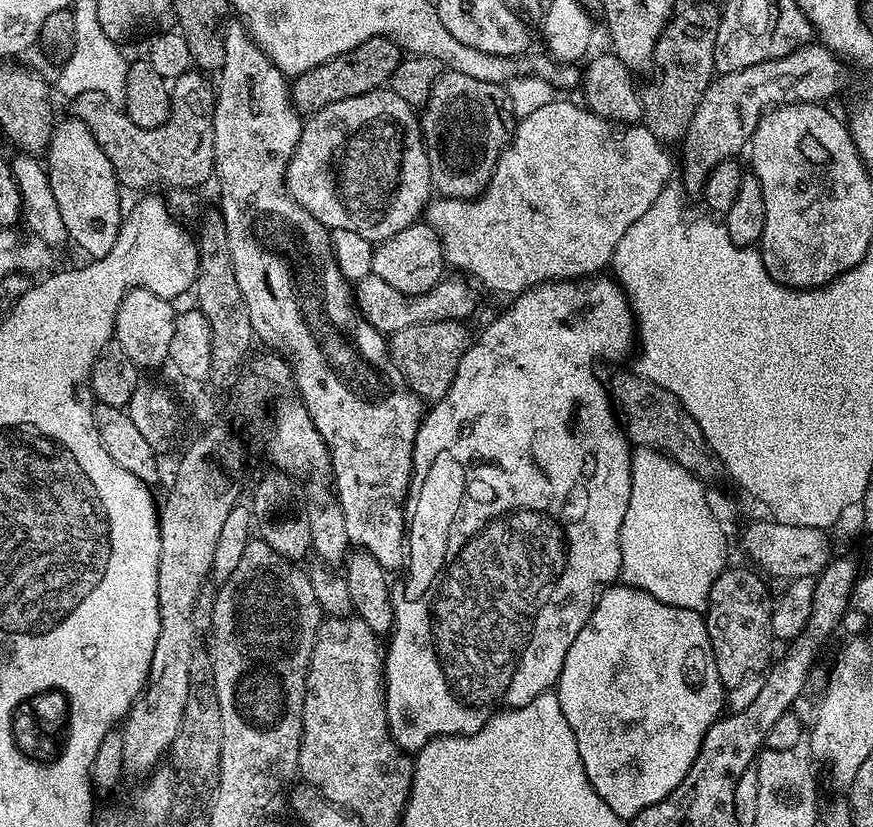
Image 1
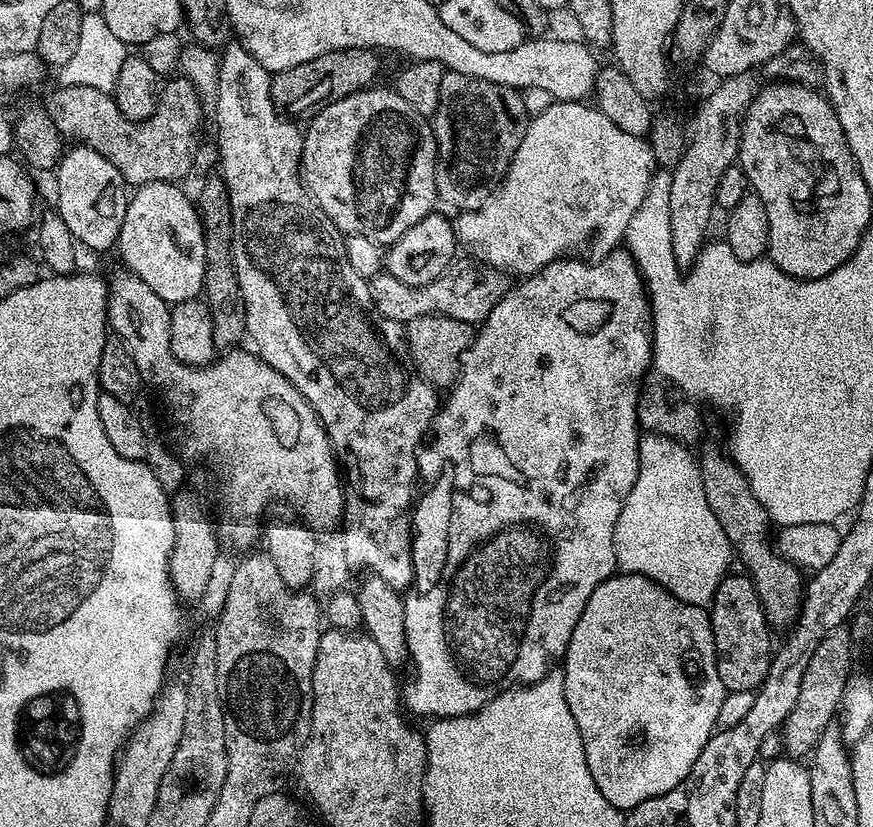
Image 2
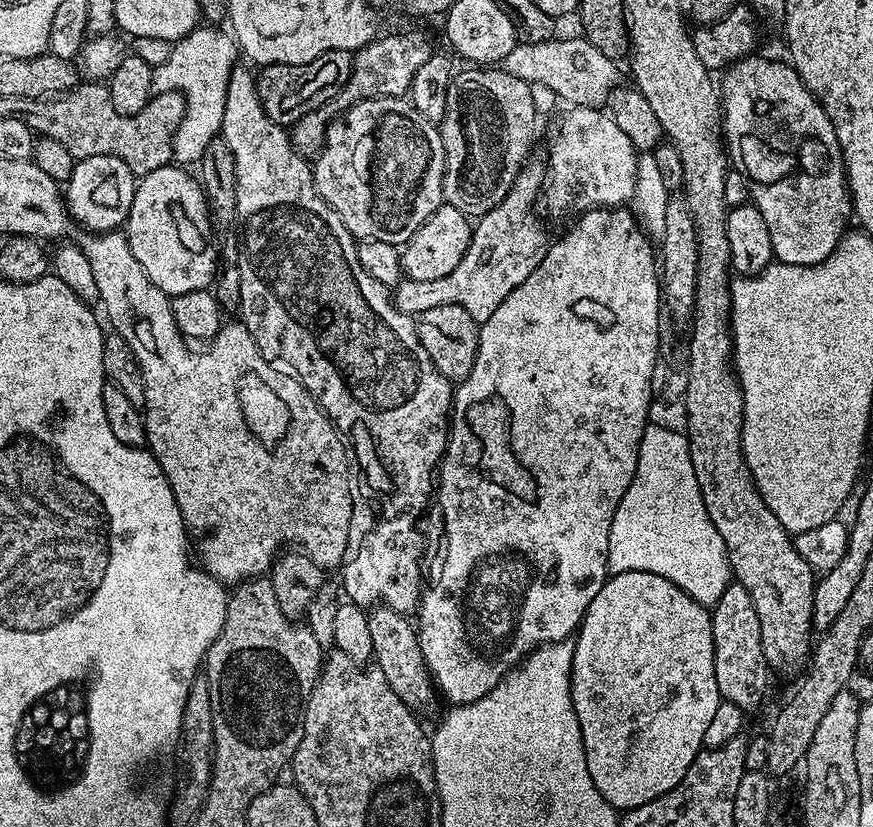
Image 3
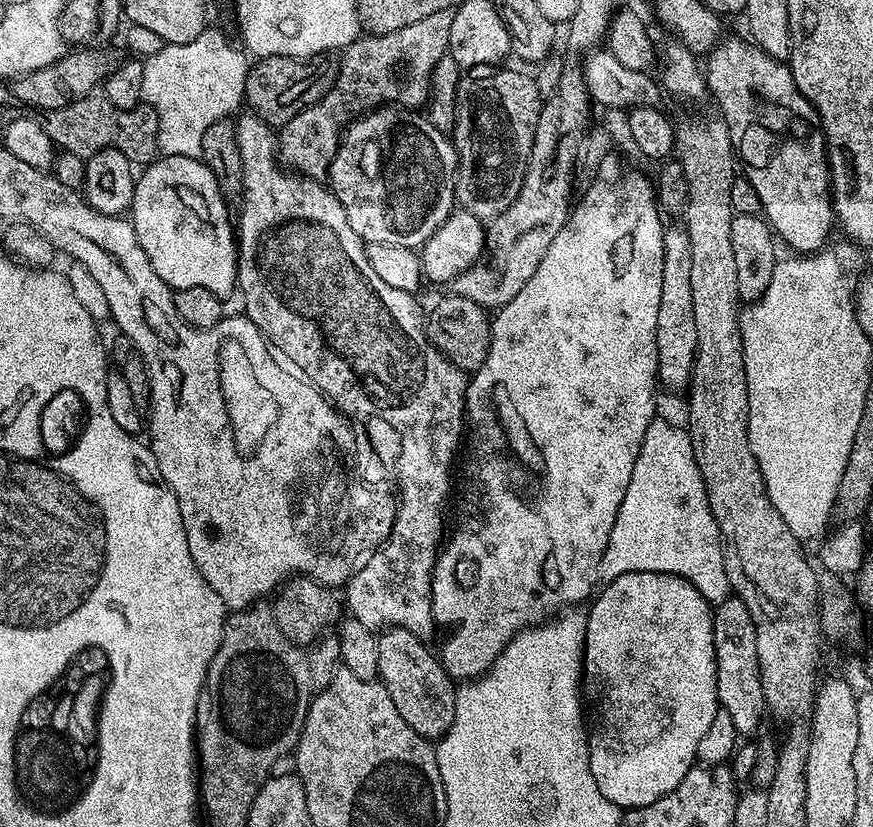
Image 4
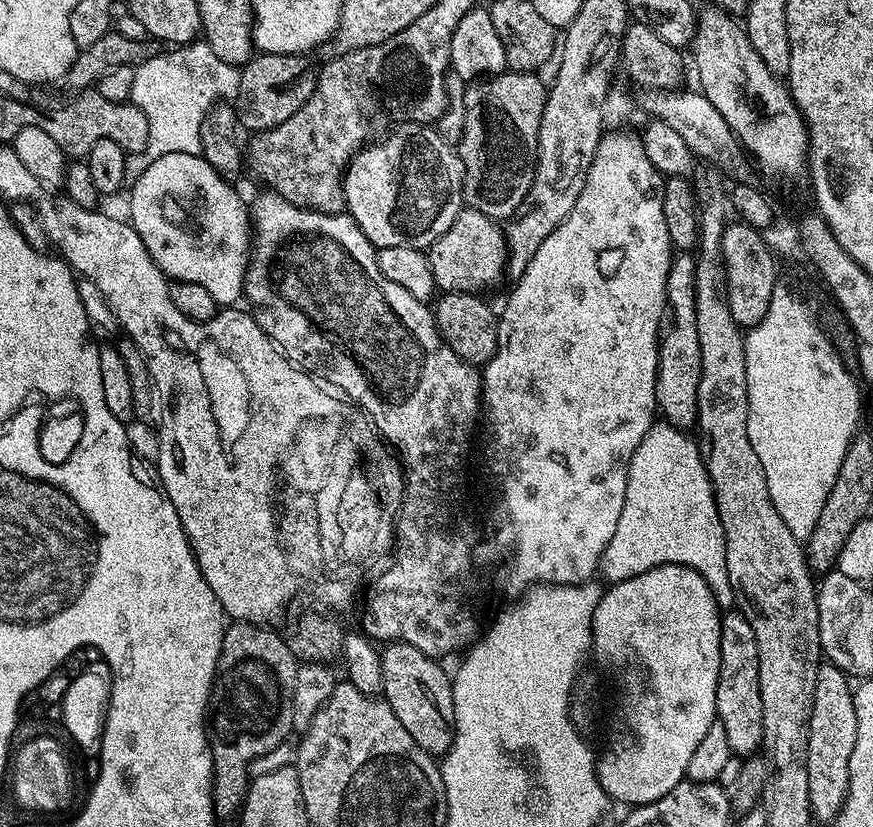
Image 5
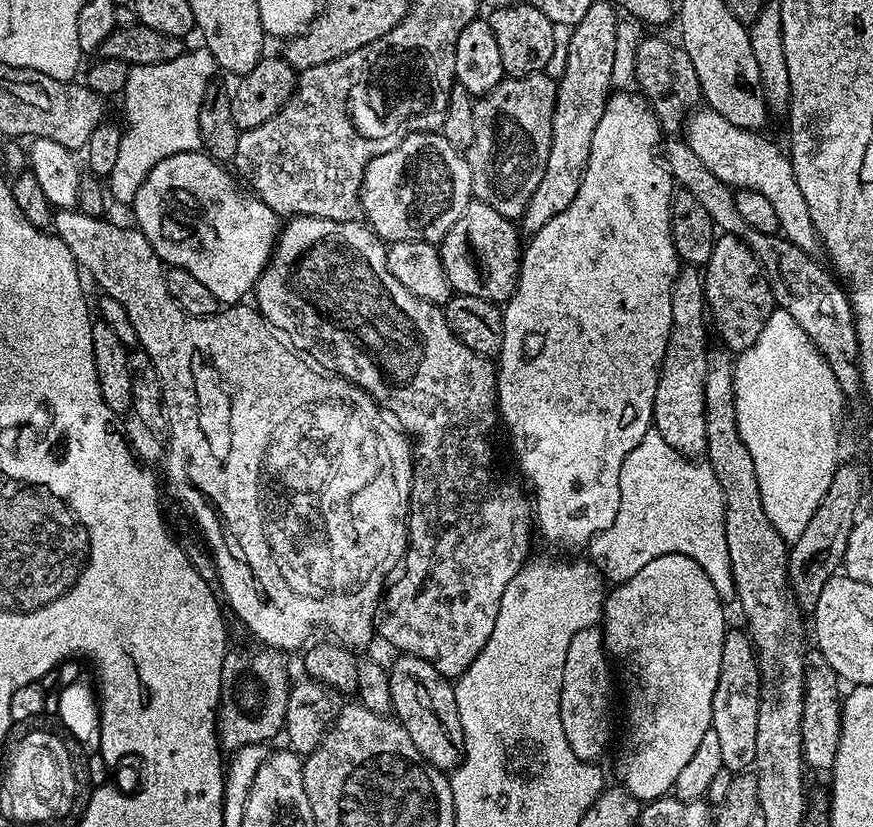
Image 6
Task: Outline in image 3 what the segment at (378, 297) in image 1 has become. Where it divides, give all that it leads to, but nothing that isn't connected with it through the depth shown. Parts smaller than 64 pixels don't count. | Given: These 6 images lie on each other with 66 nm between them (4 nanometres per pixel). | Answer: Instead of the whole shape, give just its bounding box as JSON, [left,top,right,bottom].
[394,163,550,322]

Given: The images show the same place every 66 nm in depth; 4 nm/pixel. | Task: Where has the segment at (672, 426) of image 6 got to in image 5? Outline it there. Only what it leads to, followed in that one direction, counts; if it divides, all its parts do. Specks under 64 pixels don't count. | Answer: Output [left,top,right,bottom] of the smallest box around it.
[656,250,702,430]

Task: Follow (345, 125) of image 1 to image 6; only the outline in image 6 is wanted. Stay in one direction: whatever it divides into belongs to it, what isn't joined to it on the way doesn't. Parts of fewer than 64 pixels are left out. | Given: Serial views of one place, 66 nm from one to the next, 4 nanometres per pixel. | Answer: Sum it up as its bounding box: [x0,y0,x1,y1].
[360,132,474,242]

